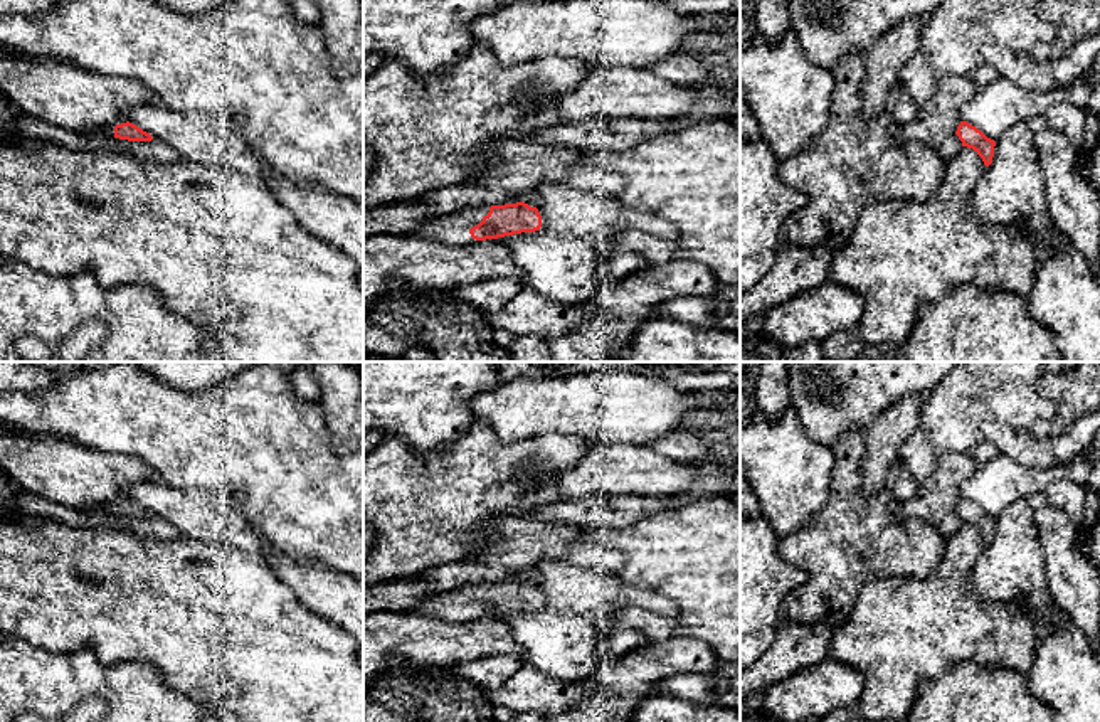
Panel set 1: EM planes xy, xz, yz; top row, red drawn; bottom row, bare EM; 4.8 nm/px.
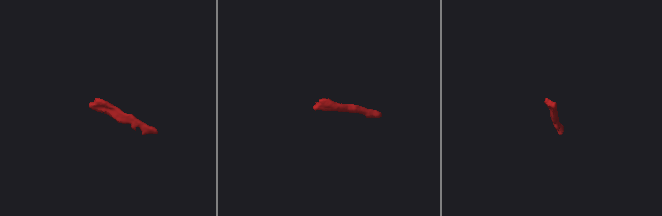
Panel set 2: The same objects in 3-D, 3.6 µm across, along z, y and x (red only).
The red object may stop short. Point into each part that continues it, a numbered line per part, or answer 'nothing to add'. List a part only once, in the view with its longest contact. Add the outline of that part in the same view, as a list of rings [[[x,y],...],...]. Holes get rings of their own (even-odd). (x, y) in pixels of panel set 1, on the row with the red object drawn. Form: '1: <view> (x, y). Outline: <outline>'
1: xz (453, 228). Outline: [[[489,205],[449,212],[426,220],[410,234],[419,239],[436,239],[447,244],[469,244],[473,241],[469,229],[478,226],[488,212]]]

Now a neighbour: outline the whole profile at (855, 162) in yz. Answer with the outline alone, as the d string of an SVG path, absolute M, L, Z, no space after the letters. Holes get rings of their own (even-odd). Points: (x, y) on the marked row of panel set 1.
M853 49L833 69L836 89L829 106L829 121L821 136L796 157L780 162L780 180L806 195L806 204L789 215L780 239L804 247L824 246L833 254L851 239L861 210L873 202L925 202L945 177L945 162L939 150L920 141L902 143L900 126L885 109L865 119L859 103L859 84L865 77L865 50Z

